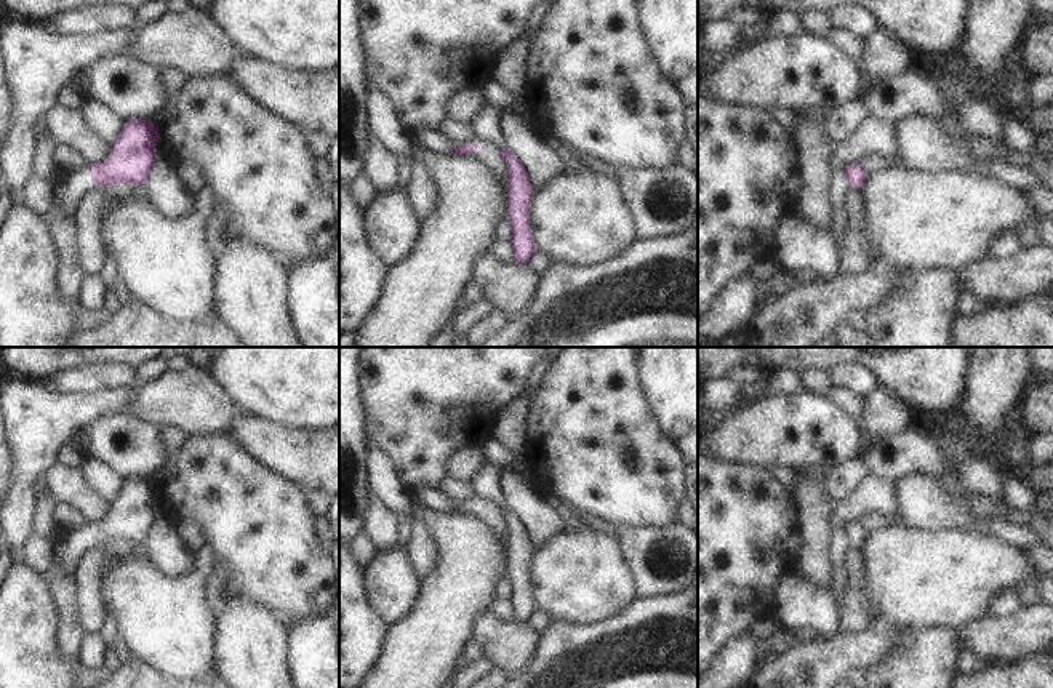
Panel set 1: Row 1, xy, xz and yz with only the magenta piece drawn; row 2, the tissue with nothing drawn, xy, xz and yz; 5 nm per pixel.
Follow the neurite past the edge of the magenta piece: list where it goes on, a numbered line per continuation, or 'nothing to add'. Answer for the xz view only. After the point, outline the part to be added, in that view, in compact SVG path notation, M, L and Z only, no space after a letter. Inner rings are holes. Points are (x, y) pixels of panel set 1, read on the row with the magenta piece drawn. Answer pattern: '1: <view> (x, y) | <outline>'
1: xz (429, 138) | M422 126L411 130L411 133L419 150L429 149L446 155L454 154L451 141L437 128Z

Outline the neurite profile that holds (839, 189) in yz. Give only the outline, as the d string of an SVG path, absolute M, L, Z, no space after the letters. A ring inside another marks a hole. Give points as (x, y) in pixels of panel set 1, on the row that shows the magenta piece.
M834 170L831 178L829 202L832 208L831 230L837 245L837 251L842 251L847 230L850 224L847 210L847 195L850 190L850 182L845 170Z

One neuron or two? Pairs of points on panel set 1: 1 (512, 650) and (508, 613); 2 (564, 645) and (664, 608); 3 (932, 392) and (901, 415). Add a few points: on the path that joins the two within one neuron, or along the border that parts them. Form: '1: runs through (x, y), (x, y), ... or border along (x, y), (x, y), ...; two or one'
1: border along (490, 608), (496, 616), (514, 621); two
2: runs through (589, 645), (639, 624); one
3: border along (880, 384), (912, 410); two

